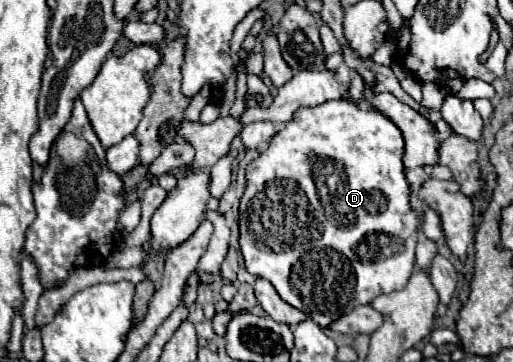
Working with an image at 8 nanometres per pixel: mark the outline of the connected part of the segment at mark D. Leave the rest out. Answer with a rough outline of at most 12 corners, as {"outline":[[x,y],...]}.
{"outline":[[341,98],[247,166],[245,268],[321,328],[403,290],[401,130]]}

